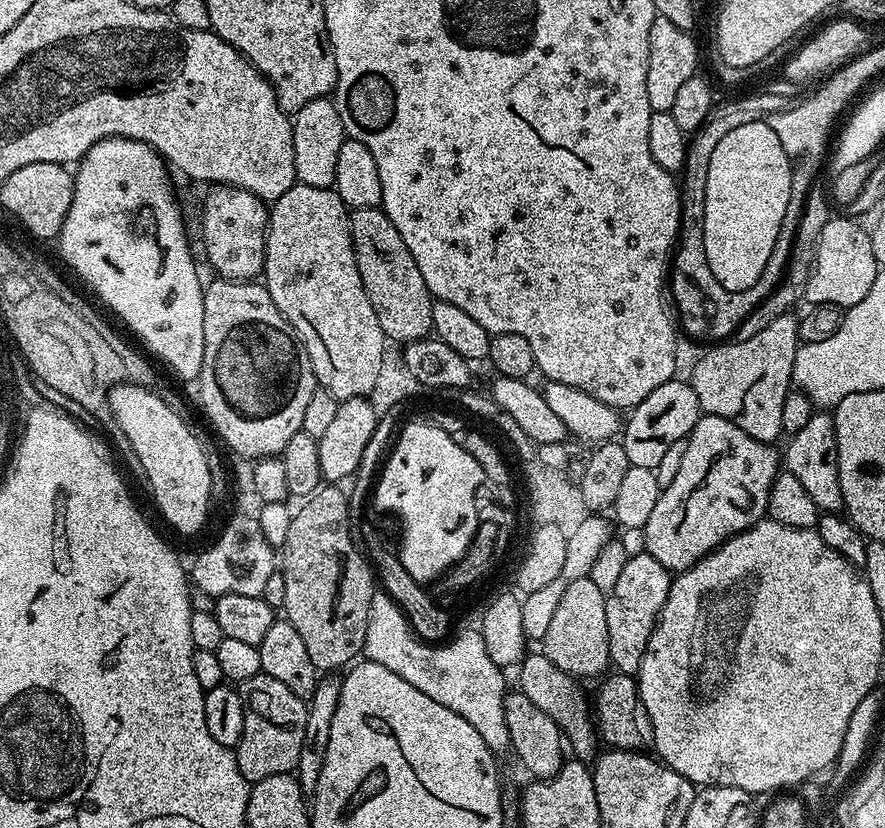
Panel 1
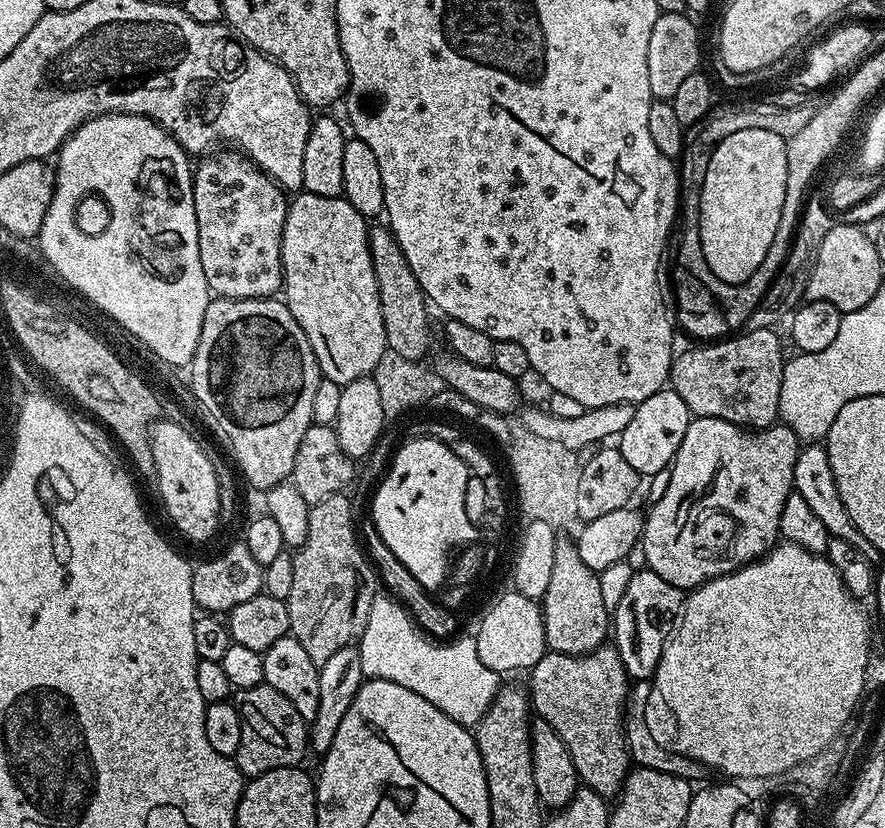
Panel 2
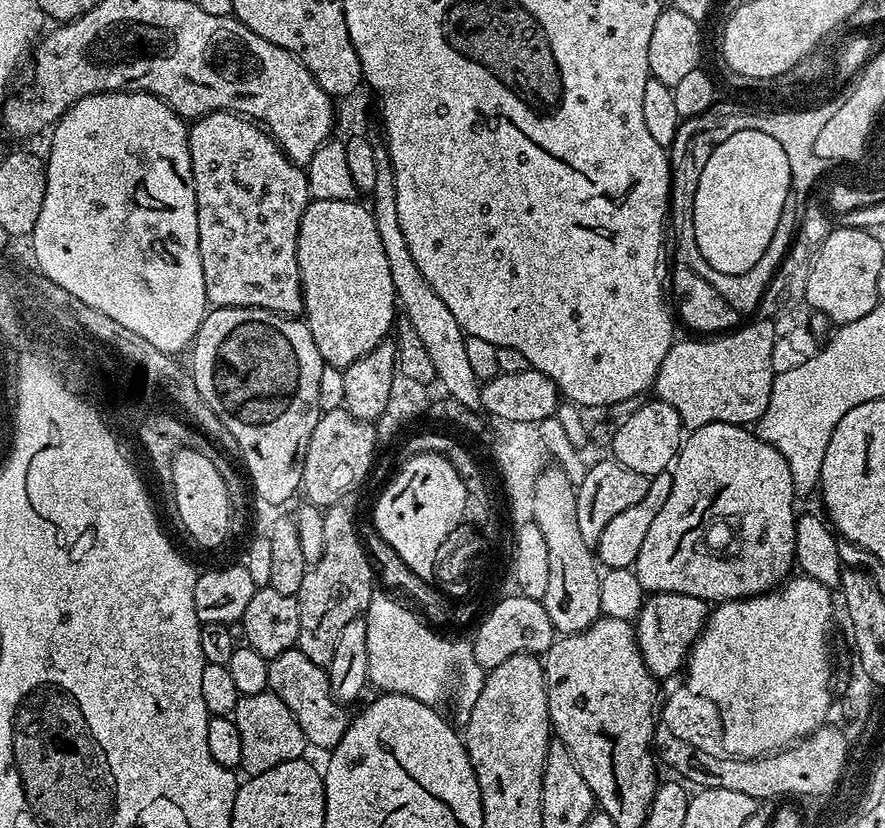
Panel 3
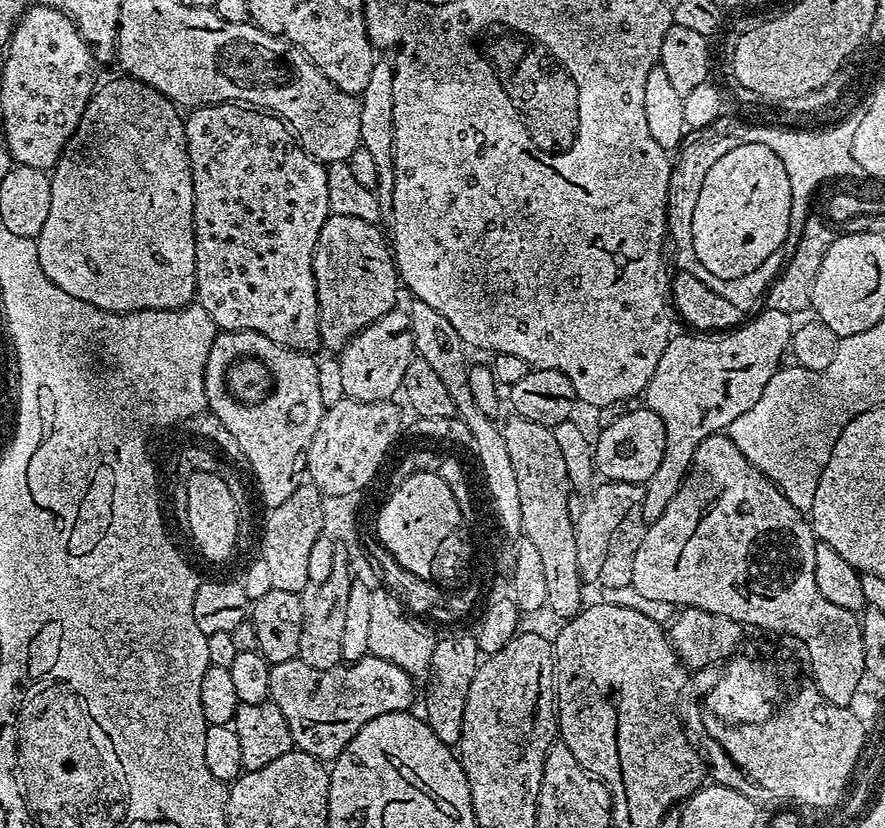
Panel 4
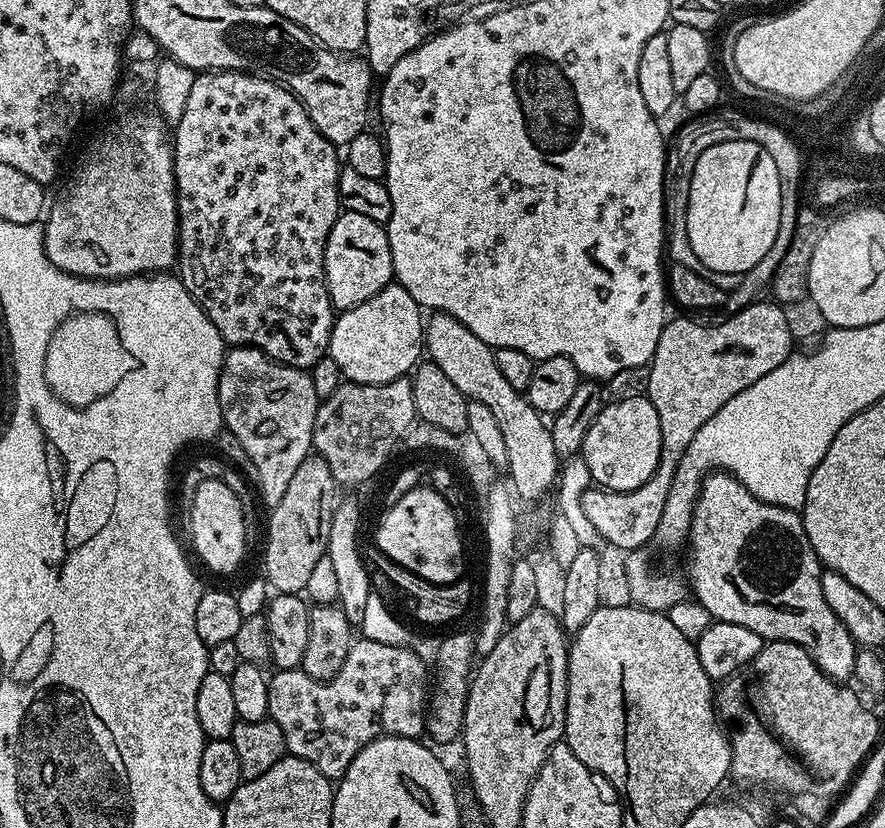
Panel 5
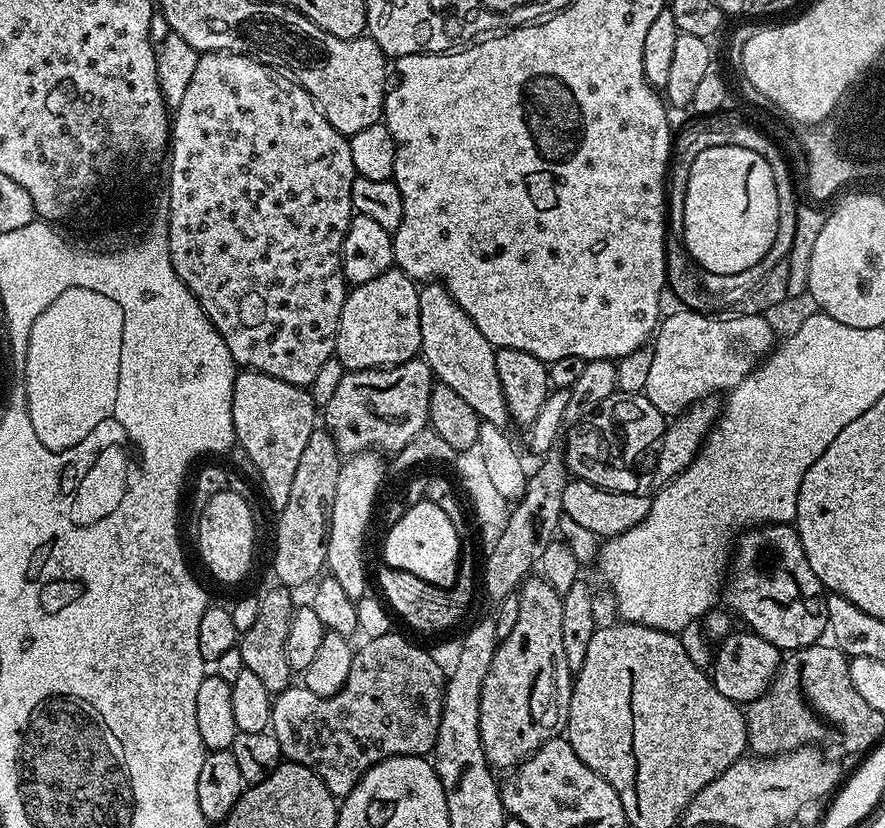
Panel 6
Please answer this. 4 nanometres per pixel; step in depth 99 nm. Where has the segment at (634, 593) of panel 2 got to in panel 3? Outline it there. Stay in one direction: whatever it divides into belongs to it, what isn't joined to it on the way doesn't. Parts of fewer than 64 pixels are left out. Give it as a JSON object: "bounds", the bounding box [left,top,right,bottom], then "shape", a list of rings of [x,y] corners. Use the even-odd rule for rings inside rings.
{"bounds":[634,592,709,678],"shape":[[[654,592],[644,600],[634,619],[636,641],[650,674],[657,678],[672,676],[685,667],[688,653],[708,620],[709,605],[702,598],[677,592]]]}

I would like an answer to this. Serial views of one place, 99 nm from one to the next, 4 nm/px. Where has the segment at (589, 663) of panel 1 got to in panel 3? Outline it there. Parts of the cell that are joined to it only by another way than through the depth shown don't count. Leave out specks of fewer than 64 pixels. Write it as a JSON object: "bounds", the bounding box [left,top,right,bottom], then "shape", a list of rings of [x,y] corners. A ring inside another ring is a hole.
{"bounds":[532,466,602,636],"shape":[[[548,466],[540,473],[534,486],[532,521],[536,523],[538,530],[542,530],[542,539],[546,541],[550,561],[550,579],[542,601],[546,614],[557,633],[569,636],[586,630],[601,617],[599,586],[602,572],[593,545],[586,543],[582,533],[578,531],[574,480],[562,469]]]}

